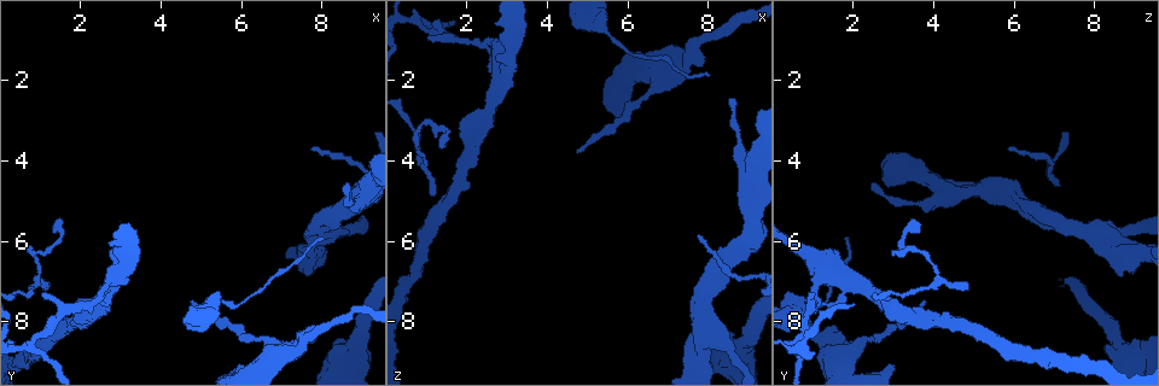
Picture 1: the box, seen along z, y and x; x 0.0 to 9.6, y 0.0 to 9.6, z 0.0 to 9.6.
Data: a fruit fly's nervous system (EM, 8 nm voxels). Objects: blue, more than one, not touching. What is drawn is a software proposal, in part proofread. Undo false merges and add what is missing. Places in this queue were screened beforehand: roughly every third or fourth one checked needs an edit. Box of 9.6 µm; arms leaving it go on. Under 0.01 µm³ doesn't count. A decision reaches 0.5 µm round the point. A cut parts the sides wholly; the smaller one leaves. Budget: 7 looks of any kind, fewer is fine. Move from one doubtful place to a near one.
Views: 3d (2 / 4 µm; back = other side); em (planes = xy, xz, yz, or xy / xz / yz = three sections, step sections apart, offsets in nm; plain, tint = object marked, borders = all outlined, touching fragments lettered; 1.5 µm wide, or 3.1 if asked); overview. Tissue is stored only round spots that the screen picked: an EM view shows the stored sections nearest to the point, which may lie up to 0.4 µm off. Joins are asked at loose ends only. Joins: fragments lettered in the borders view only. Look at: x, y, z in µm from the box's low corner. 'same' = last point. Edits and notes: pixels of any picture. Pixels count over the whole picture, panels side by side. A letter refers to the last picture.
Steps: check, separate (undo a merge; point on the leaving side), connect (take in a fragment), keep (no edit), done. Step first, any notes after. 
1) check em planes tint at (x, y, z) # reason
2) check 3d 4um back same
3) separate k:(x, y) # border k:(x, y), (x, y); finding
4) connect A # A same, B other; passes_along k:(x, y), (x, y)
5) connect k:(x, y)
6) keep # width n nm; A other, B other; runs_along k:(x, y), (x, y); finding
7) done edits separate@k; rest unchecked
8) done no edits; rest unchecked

check em planes plain at (8.00, 6.00, 1.90)

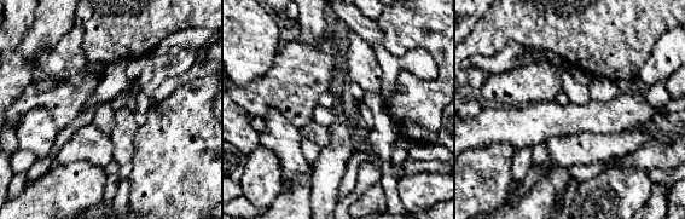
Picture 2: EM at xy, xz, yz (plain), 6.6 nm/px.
check em planes borders same # what lies round it

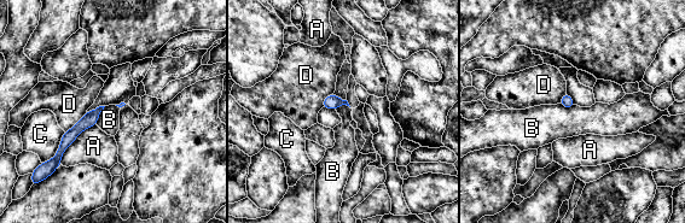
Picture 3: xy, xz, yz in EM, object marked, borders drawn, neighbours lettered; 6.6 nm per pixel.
keep # A other, B other, C other, D other; border 3:(105, 106), (96, 124); none of them fits

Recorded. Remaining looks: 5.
check em xz step 8 tint at (7.80, 3.65, 5.85) # an open end

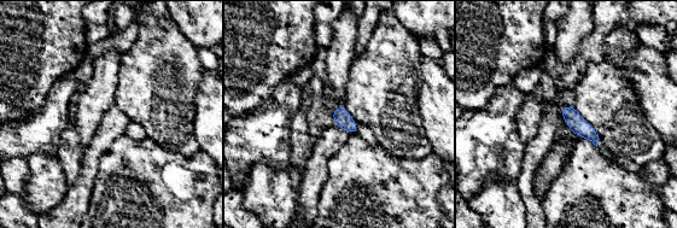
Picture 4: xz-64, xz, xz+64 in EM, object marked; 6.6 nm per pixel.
check em yz step 4 borders same # another direction

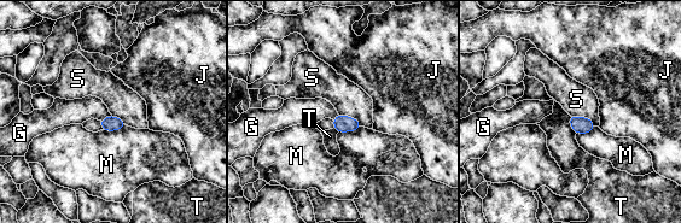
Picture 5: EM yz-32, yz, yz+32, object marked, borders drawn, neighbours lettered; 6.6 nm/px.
keep # G other, J other, M other, S other, T other; border 5:(111, 115), (100, 121); none of them fits

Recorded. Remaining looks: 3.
check em planes borders at (8.75, 5.10, 3.50) # thick turns thin

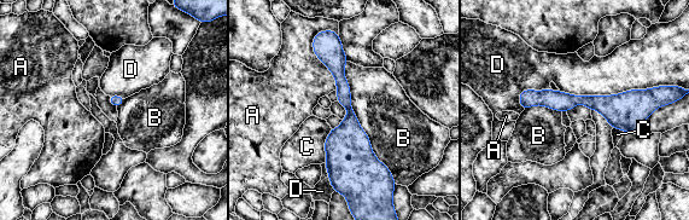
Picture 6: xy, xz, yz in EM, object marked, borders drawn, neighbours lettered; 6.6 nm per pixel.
keep # width 80 nm; A other, B other, C other, D other; border 6:(348, 61), (350, 106), (392, 177); all the same neuron

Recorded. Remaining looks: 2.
done no edits; rest unchecked

